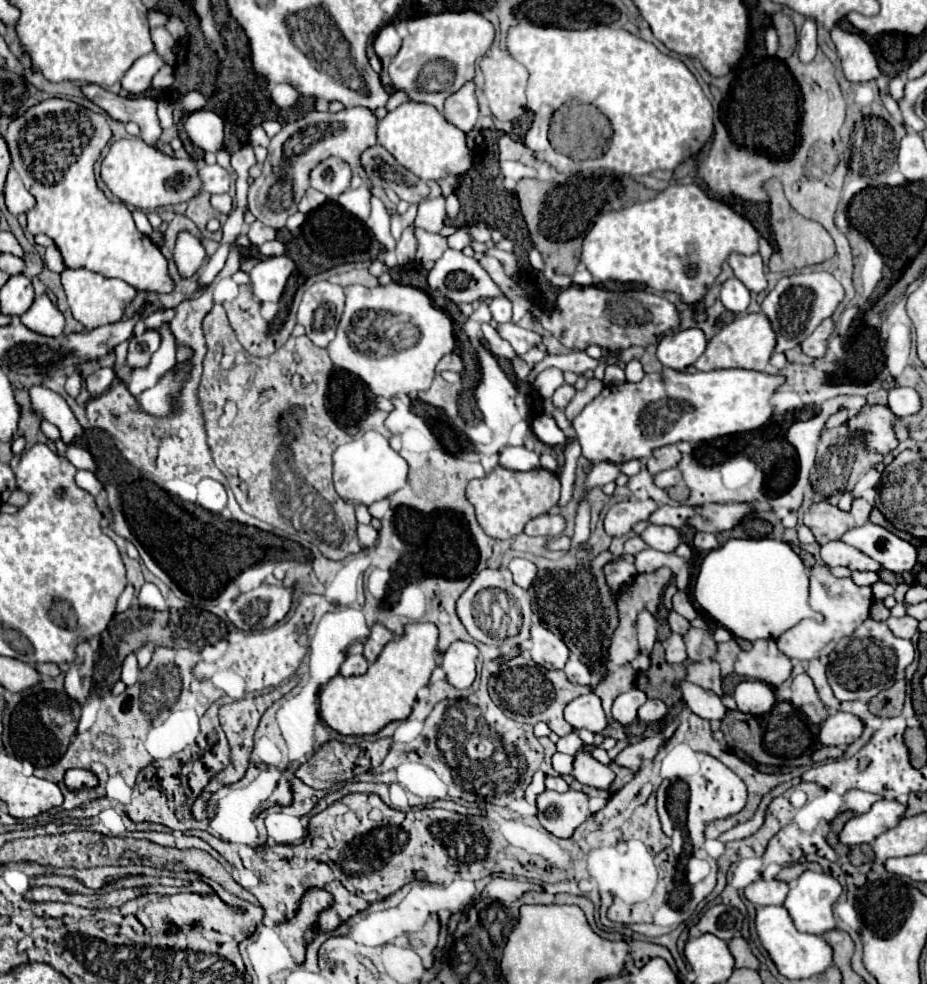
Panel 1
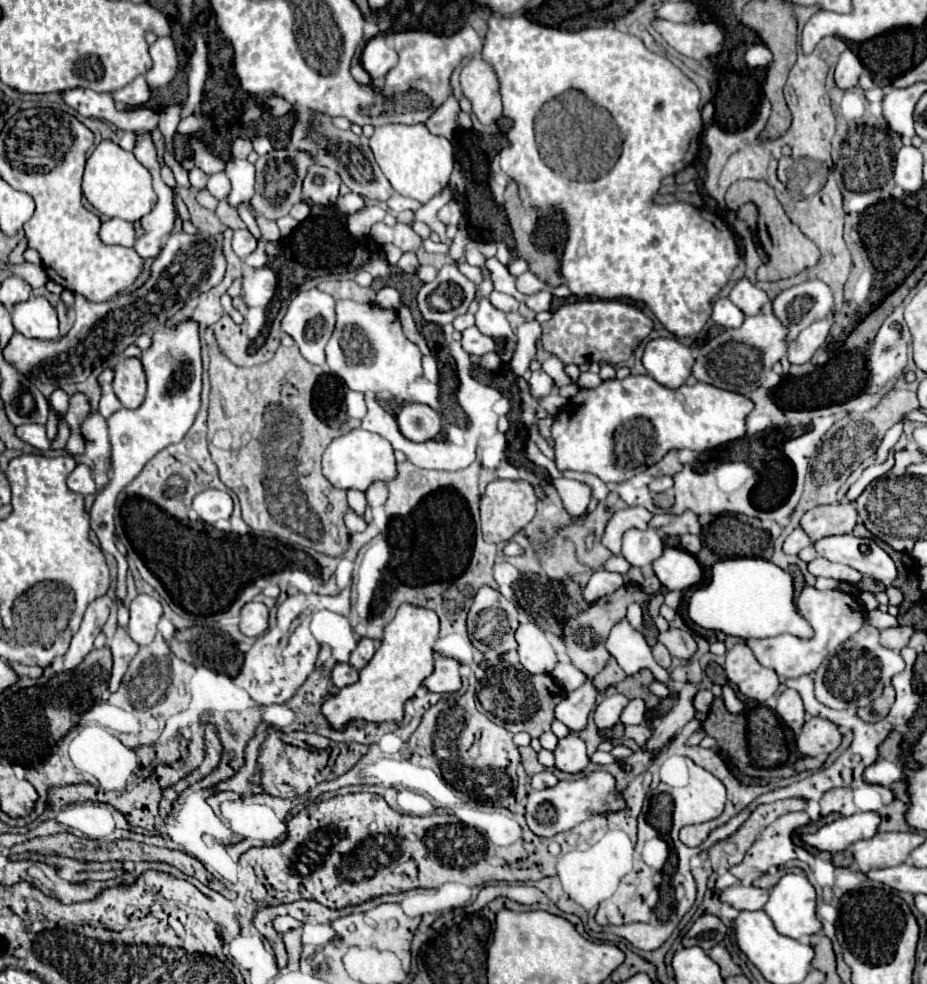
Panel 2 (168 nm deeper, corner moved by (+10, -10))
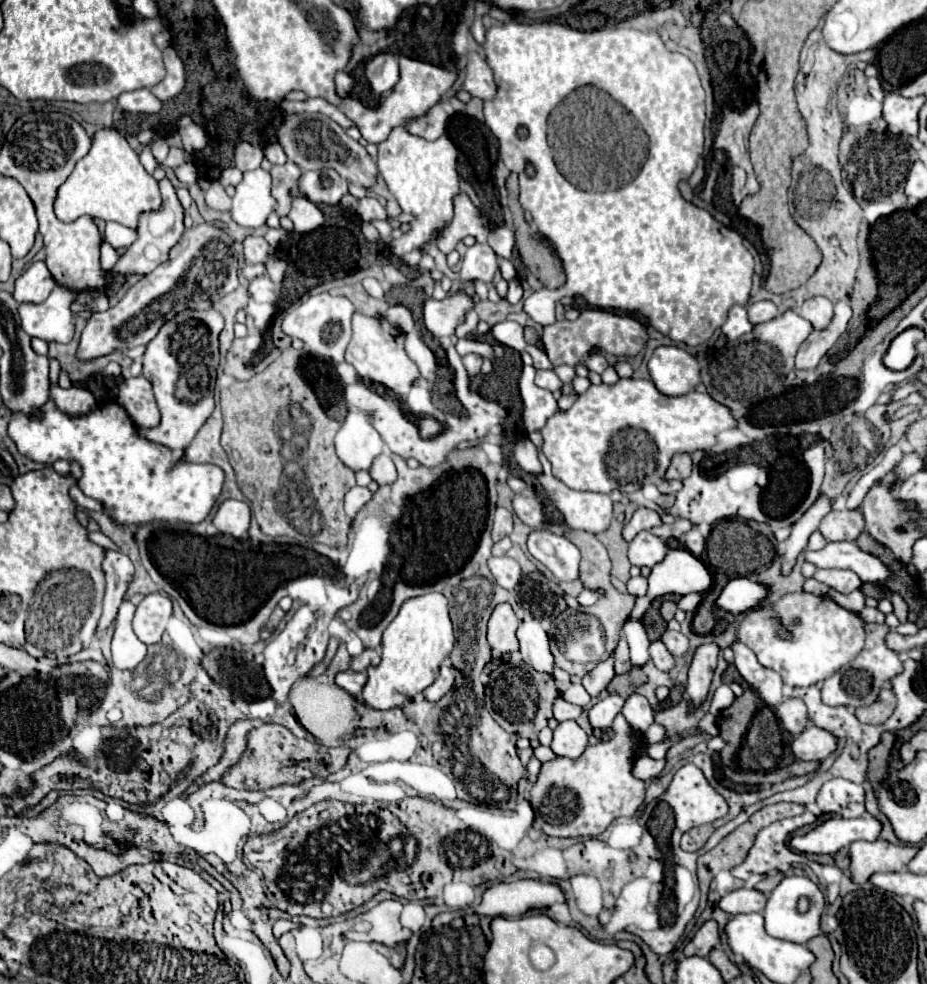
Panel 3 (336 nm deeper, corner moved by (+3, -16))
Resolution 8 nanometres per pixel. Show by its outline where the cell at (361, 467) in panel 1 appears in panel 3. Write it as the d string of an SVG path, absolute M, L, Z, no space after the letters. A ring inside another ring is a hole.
M349 410L335 436L335 448L351 470L369 470L373 458L383 452L383 438L371 424L371 412Z

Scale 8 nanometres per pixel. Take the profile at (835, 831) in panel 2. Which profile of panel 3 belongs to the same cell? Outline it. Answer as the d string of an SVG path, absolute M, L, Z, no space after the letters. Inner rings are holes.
M873 816L829 818L803 836L791 838L791 848L807 854L835 854L855 840L873 842L881 832L881 822Z

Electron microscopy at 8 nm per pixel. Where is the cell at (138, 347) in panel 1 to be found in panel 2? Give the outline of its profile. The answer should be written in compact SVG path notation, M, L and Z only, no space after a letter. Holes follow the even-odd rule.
M126 358L114 368L114 392L124 408L136 408L144 400L146 382L140 358Z

